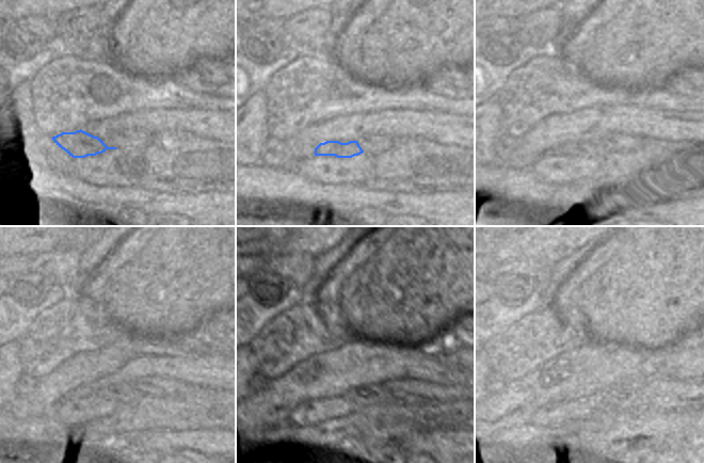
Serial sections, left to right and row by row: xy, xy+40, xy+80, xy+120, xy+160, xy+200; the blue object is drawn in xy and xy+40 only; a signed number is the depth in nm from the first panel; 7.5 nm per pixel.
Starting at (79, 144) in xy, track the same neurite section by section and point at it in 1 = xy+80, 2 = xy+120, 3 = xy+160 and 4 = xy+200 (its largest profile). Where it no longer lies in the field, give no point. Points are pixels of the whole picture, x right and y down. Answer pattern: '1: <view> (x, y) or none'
1: xy+80 (595, 149)
2: xy+120 (123, 394)
3: xy+160 (369, 395)
4: xy+200 (628, 396)

